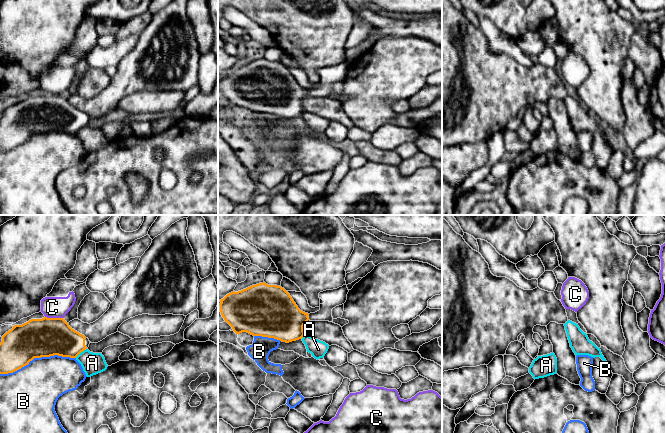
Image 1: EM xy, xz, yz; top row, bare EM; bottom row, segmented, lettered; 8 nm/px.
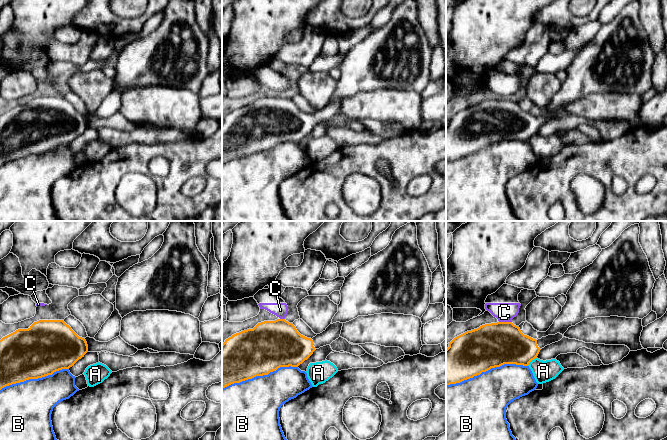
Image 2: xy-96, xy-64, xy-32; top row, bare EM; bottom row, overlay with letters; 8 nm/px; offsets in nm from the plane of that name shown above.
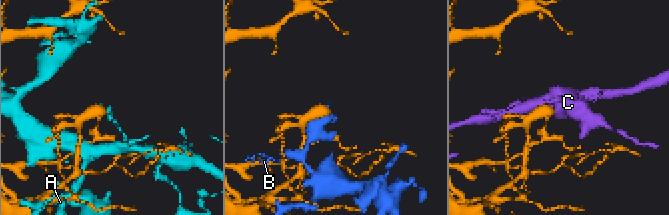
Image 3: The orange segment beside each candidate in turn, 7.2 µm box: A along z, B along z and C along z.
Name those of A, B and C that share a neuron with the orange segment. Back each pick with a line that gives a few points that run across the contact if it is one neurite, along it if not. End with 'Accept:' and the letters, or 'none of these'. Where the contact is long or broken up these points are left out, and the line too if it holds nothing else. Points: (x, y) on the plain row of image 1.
Accept: none of these

